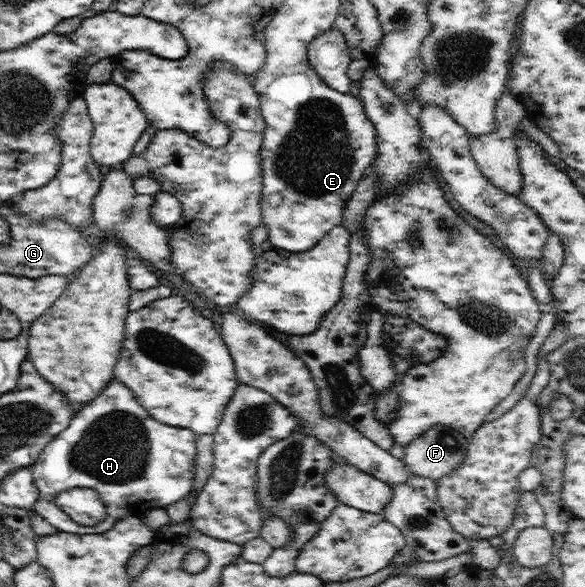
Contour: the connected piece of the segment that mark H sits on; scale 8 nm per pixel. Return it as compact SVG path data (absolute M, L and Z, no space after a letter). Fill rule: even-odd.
M111 380L99 396L83 404L71 418L69 426L43 447L43 451L31 466L33 480L39 492L34 512L61 532L101 534L111 530L121 518L137 516L142 519L150 508L165 509L169 504L175 504L189 496L195 478L197 434L187 428L156 422L142 407L135 394L119 380ZM79 487L95 489L105 505L105 518L94 526L73 522L55 503L55 496L59 492Z

